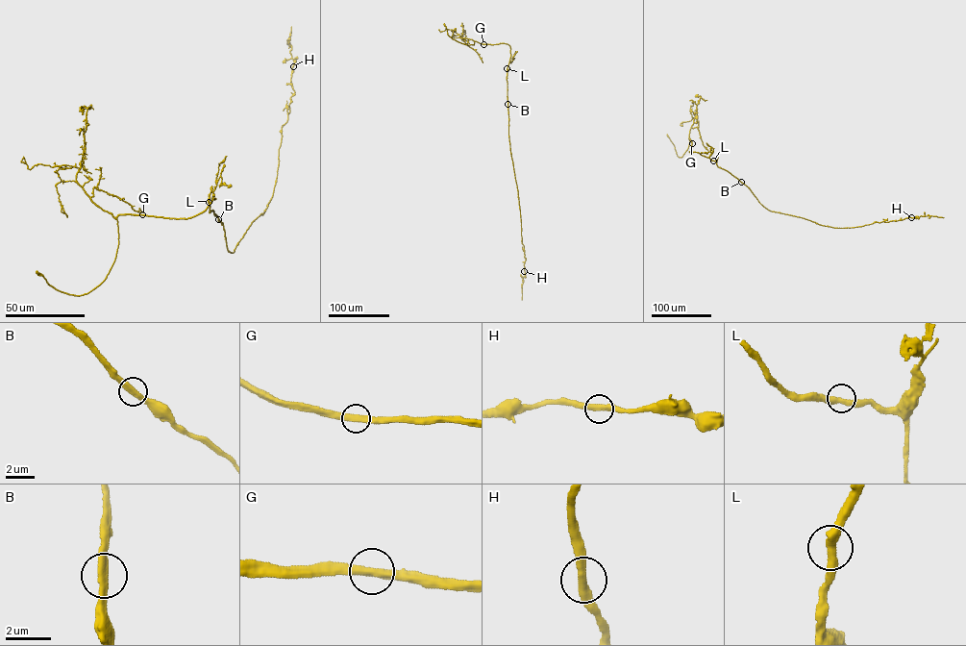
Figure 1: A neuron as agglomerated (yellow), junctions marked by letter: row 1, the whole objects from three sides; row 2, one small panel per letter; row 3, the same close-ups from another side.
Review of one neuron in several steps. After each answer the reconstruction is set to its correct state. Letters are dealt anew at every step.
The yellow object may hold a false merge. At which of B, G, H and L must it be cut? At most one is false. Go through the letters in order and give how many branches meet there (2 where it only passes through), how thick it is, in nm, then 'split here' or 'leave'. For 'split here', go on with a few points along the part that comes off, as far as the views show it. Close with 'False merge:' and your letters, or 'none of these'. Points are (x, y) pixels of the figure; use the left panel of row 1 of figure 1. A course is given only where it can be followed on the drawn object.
B: 2 branches meet; 380 nm thick; leave
G: 2 branches meet; 400 nm thick; leave
H: 2 branches meet; 400 nm thick; leave
L: 2 branches meet; 400 nm thick; leave
False merge: none of these

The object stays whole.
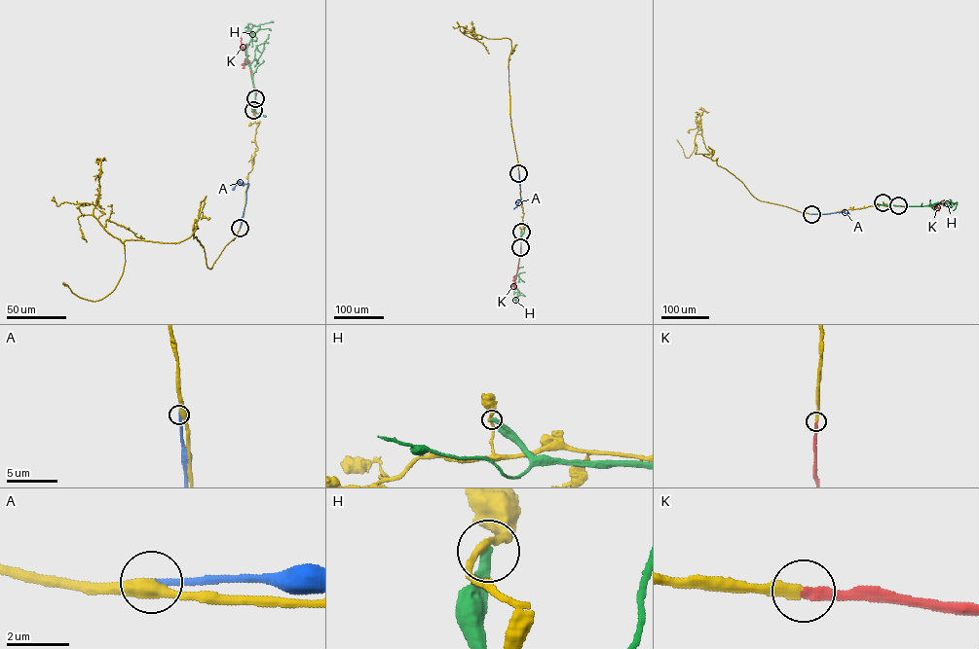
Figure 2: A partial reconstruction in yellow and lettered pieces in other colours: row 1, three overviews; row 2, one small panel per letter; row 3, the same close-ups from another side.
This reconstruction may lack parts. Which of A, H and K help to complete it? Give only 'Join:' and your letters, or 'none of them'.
Join: K

